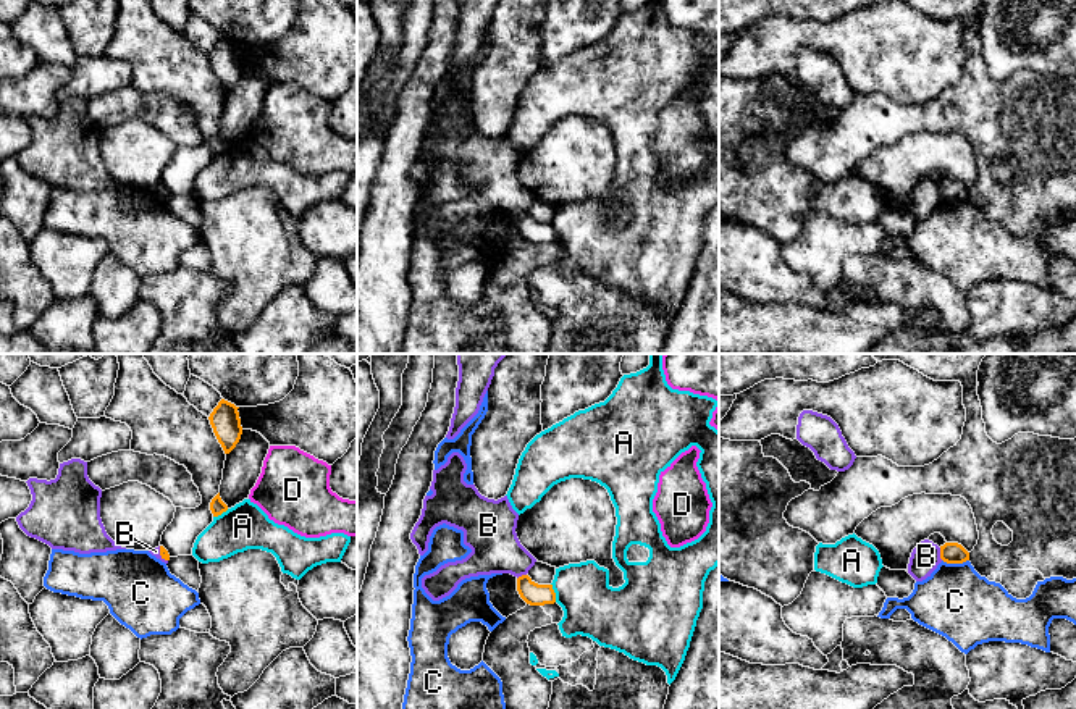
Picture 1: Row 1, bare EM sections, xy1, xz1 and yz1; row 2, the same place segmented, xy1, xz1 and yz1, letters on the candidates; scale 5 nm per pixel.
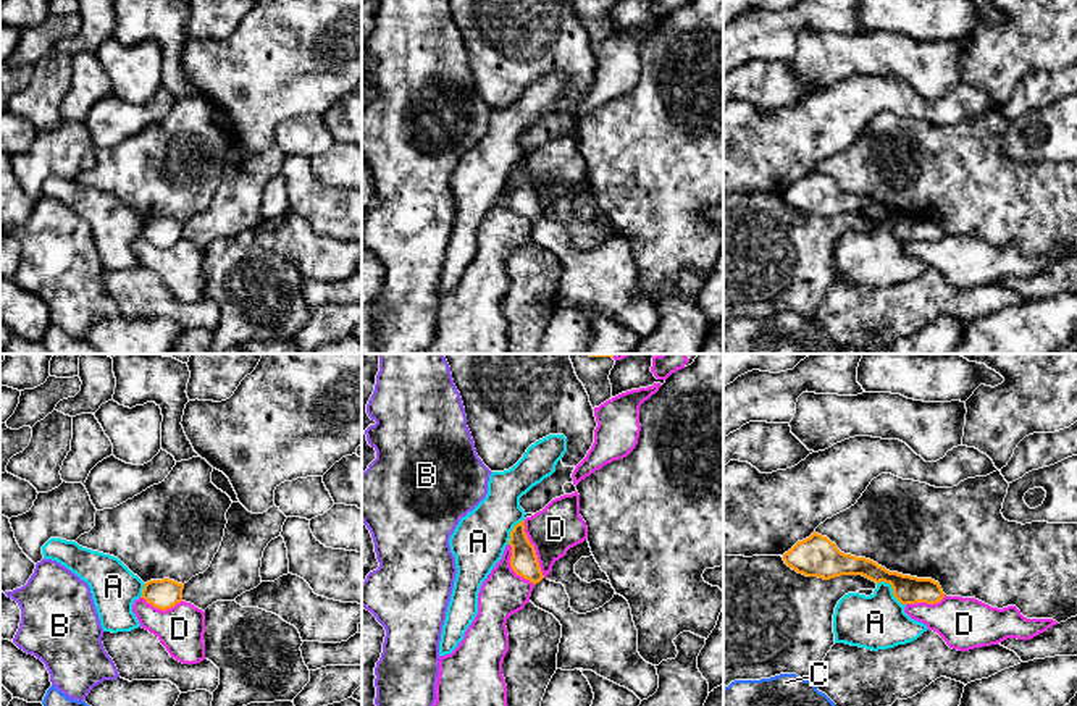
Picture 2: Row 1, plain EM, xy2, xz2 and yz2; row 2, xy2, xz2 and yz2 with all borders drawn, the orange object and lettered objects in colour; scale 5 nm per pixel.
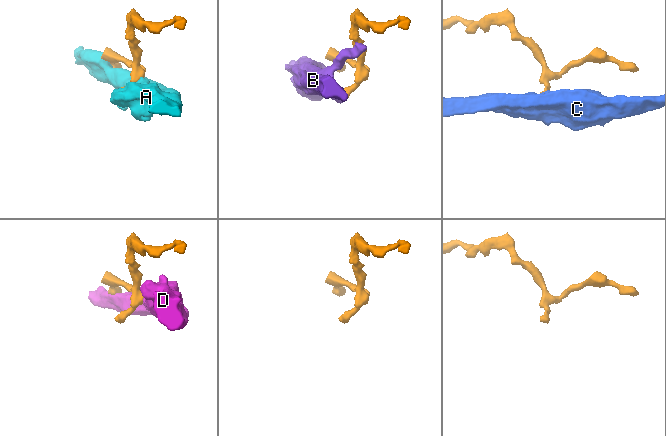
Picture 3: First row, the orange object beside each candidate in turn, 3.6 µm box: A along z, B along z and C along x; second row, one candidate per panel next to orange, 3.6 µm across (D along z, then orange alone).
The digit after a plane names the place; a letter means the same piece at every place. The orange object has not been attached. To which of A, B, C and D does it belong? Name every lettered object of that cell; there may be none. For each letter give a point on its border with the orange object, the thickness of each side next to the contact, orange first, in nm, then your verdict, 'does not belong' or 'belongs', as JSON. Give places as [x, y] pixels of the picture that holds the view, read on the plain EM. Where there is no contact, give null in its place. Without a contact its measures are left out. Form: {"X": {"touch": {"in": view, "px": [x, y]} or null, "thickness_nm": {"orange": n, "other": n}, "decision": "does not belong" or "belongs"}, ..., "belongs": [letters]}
{"A": {"touch": {"in": "yz2", "px": [893, 228]}, "thickness_nm": {"orange": 140, "other": 280}, "decision": "does not belong"}, "B": {"touch": {"in": "yz1", "px": [941, 192]}, "thickness_nm": {"orange": 110, "other": 140}, "decision": "does not belong"}, "C": {"touch": {"in": "yz1", "px": [955, 201]}, "thickness_nm": {"orange": 110, "other": 360}, "decision": "does not belong"}, "D": {"touch": {"in": "xz2", "px": [533, 188]}, "thickness_nm": {"orange": 140, "other": 240}, "decision": "does not belong"}, "belongs": []}

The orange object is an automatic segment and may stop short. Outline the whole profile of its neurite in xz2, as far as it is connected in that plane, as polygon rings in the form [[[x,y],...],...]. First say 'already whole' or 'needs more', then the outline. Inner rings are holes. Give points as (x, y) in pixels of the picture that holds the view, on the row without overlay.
needs more; [[[525,158],[513,165],[509,183],[512,184],[512,208],[534,223],[530,239],[536,246],[552,252],[562,263],[557,307],[593,309],[597,313],[628,326],[641,339],[652,334],[659,326],[657,307],[646,300],[638,291],[638,268],[635,265],[628,239],[615,231],[602,246],[586,252],[578,252],[570,246],[570,236],[565,225],[562,221],[551,220],[543,213],[534,184],[525,171]]]

